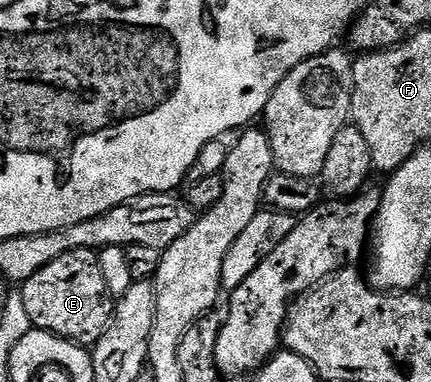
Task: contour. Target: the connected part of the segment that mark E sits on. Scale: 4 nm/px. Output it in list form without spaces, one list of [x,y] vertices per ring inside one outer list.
[[[88,247],[68,251],[63,257],[55,257],[51,265],[43,265],[39,273],[20,284],[19,293],[36,330],[70,339],[72,343],[96,345],[113,319],[115,300],[107,289],[107,281],[103,281],[98,252]]]

